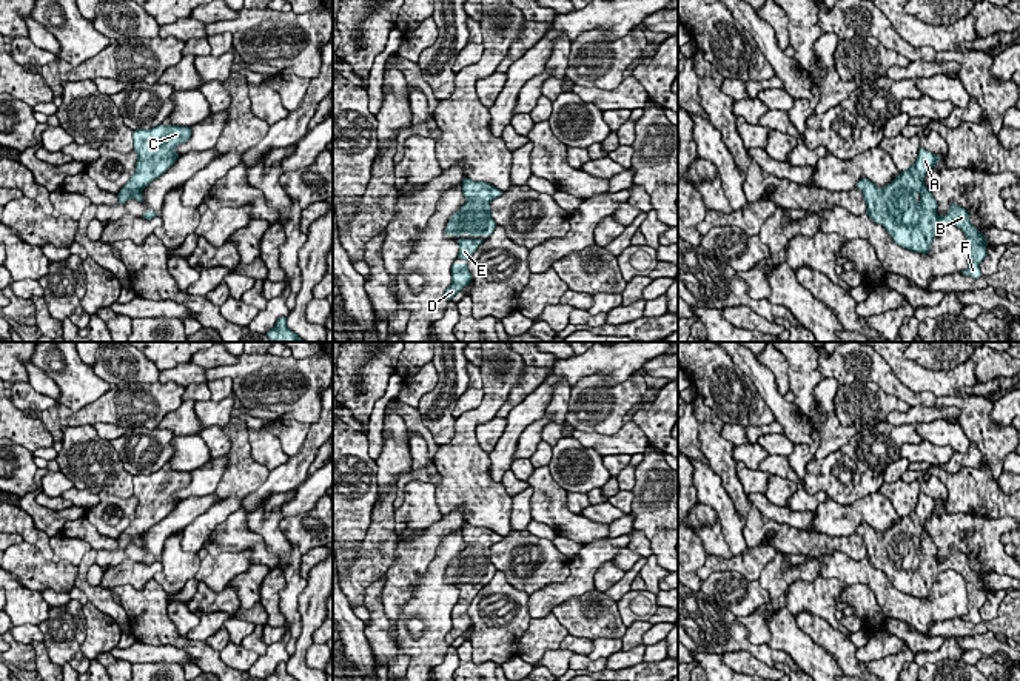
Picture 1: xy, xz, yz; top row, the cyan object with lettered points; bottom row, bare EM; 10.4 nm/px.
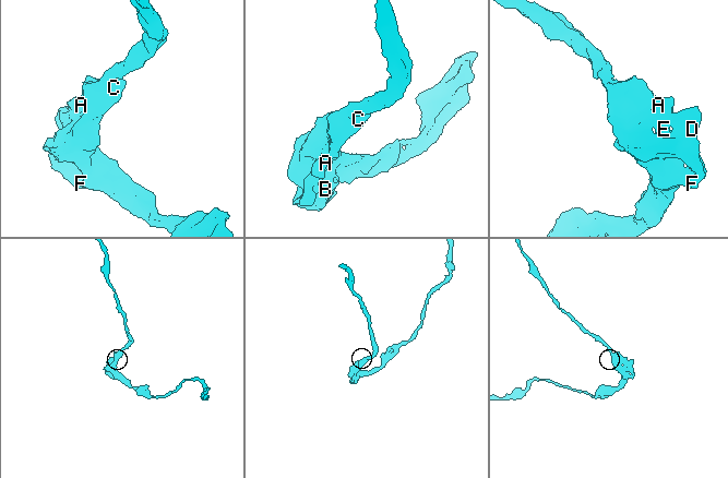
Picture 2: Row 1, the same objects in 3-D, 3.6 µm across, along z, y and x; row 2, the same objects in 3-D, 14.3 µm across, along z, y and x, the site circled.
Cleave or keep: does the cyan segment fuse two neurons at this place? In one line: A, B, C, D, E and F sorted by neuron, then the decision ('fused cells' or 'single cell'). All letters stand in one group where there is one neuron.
A B C D E F; single cell

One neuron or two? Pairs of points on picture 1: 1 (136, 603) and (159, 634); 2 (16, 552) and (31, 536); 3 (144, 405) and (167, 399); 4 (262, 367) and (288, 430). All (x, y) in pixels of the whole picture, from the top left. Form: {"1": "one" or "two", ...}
{"1": "one", "2": "two", "3": "one", "4": "two"}

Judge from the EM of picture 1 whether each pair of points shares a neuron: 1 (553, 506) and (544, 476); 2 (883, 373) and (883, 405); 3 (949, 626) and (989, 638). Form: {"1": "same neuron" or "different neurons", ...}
{"1": "same neuron", "2": "different neurons", "3": "different neurons"}

